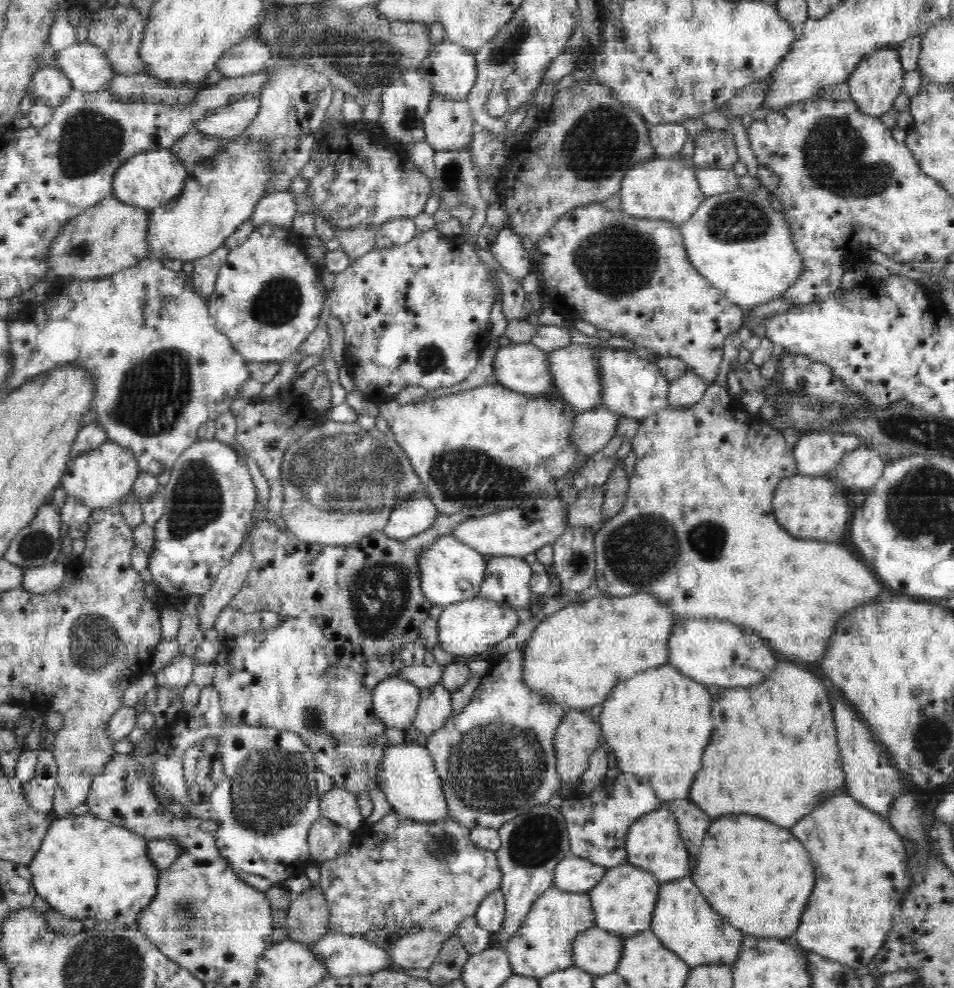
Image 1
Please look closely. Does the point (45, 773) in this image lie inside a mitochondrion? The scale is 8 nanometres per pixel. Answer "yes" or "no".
no

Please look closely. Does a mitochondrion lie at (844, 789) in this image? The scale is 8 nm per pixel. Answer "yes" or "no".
no

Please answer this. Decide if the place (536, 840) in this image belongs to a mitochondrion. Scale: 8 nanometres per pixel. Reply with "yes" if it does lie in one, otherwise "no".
yes

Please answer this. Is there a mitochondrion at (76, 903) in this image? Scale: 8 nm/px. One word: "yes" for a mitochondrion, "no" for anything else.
no

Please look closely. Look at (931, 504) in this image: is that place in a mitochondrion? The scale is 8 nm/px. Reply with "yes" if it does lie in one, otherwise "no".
yes

